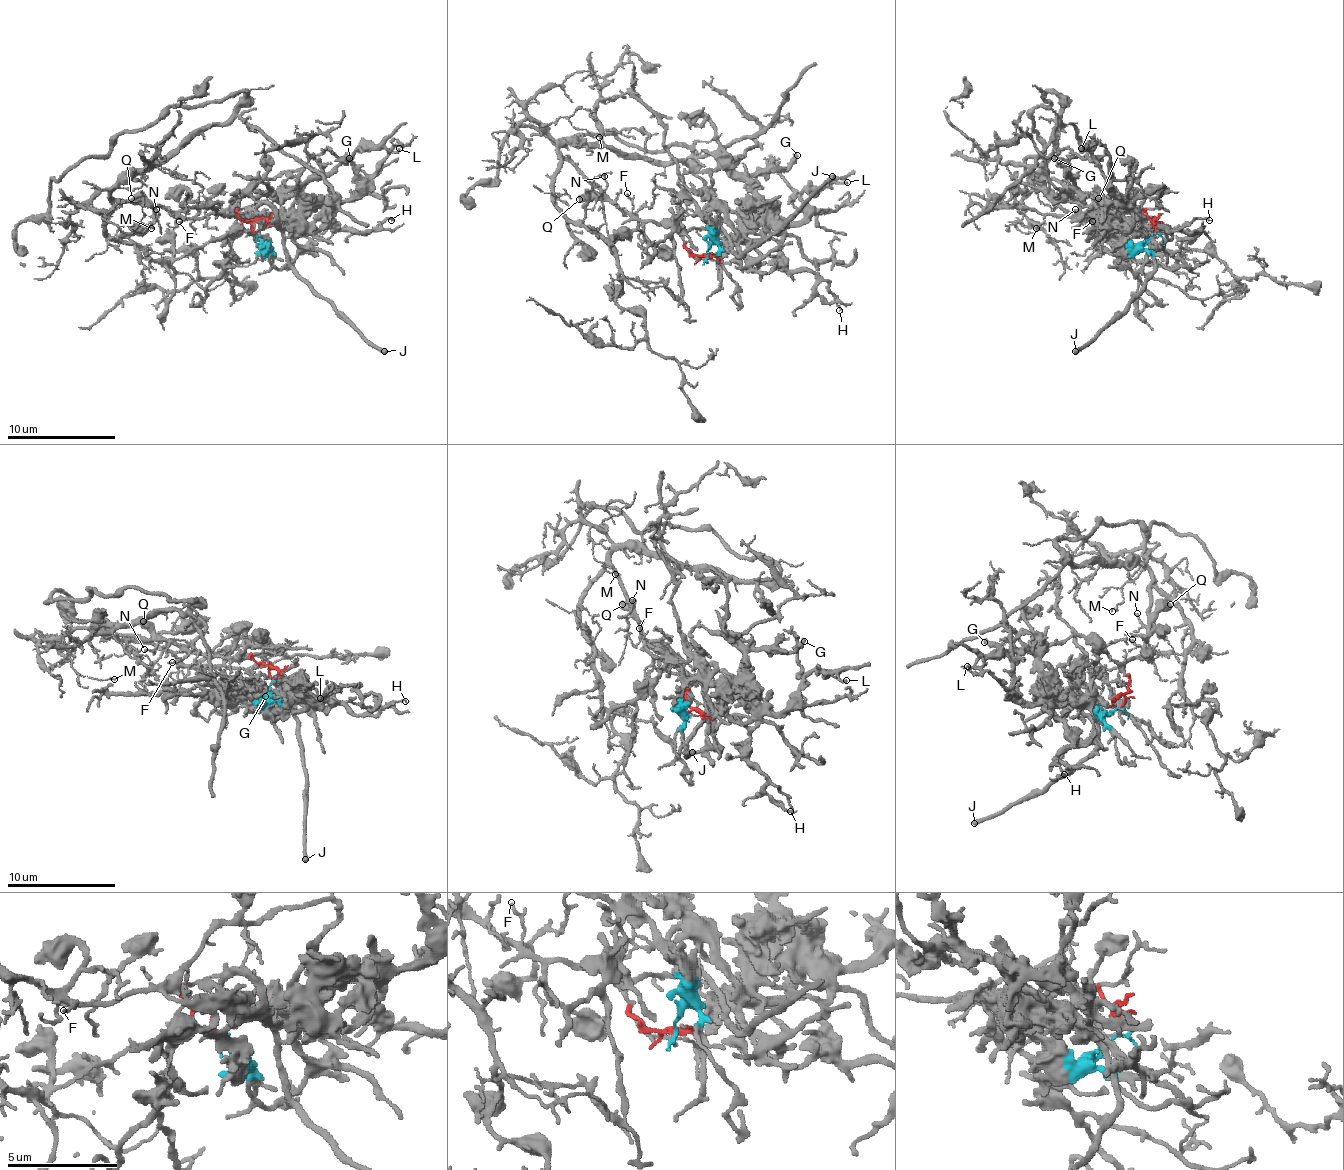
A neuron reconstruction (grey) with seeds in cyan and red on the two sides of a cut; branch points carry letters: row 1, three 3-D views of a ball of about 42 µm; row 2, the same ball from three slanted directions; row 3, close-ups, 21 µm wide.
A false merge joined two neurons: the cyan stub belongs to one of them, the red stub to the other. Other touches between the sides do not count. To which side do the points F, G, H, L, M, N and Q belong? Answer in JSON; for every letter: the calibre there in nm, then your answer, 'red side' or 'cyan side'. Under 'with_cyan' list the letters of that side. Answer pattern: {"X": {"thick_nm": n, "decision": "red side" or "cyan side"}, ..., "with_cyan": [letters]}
{"F": {"thick_nm": 130, "decision": "red side"}, "G": {"thick_nm": 360, "decision": "cyan side"}, "H": {"thick_nm": 120, "decision": "cyan side"}, "L": {"thick_nm": 120, "decision": "cyan side"}, "M": {"thick_nm": 100, "decision": "red side"}, "N": {"thick_nm": 130, "decision": "red side"}, "Q": {"thick_nm": 600, "decision": "red side"}, "with_cyan": ["G", "H", "L"]}

